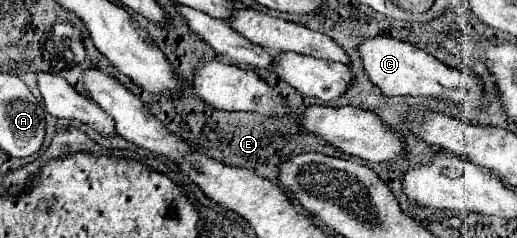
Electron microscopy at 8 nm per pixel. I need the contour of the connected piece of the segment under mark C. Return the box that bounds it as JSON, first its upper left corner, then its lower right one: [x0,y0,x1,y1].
[358,38,484,108]

